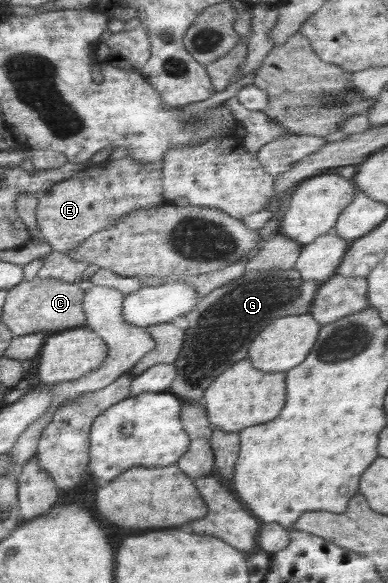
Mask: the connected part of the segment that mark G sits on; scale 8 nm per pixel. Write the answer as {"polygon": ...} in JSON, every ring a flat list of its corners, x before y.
{"polygon":[[294,267,289,270,251,270,201,298,199,305,193,308,193,312,185,315,188,320,193,318,197,322,193,326,189,326,189,330,187,330,189,332,189,344,184,344,184,347,181,348,181,360,176,360,174,363,177,374,174,376,169,392,184,400,199,403,205,408,204,392,211,382,233,364,247,358,249,348,252,346,251,340,259,335,273,320,285,316,310,313,317,289,321,286,322,282,317,280,303,280,299,271,295,270]]}

